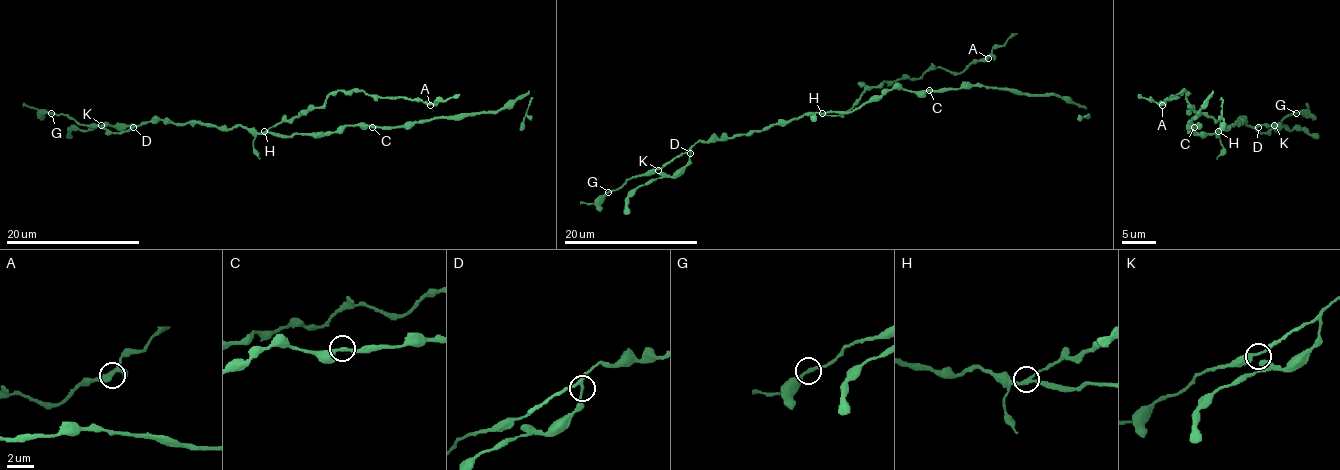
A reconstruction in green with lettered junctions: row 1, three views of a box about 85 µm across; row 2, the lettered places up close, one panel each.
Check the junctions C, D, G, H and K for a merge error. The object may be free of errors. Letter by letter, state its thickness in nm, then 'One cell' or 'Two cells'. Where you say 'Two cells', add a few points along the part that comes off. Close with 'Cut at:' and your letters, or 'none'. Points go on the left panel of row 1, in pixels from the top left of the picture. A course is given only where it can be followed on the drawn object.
C: Thickness 280 nm. One cell
D: Thickness 220 nm. One cell
G: Thickness 260 nm. One cell
H: Thickness 200 nm. Two cells. Course of the part to remove: (265, 132), (311, 108), (318, 108), (340, 90), (378, 97), (405, 97), (433, 103), (445, 102), (460, 93)
K: Thickness 320 nm. One cell
Cut at: H

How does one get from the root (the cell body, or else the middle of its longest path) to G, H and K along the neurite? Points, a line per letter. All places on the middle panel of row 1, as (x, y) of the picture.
G: (844, 111), (805, 113), (760, 130), (750, 130), (745, 135), (698, 141), (660, 168), (635, 175), (608, 192)
H: (844, 111), (822, 113)
K: (844, 111), (805, 113), (760, 130), (750, 130), (745, 135), (698, 141), (658, 170)

